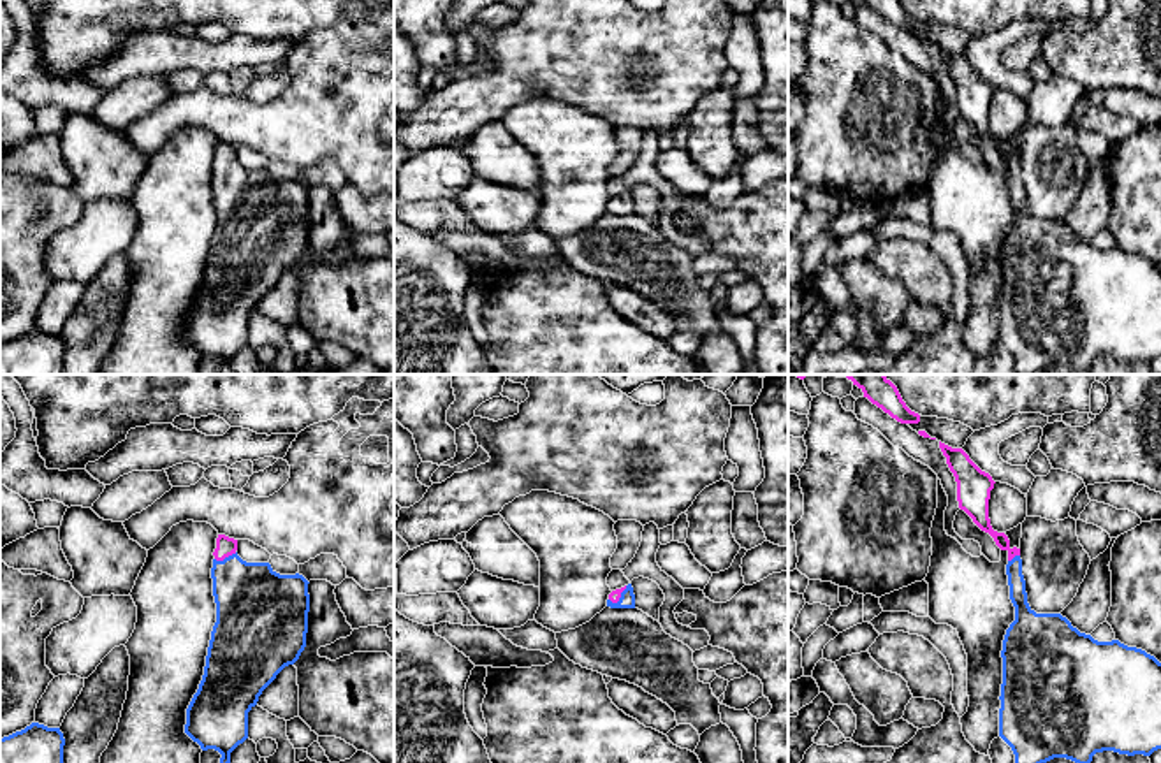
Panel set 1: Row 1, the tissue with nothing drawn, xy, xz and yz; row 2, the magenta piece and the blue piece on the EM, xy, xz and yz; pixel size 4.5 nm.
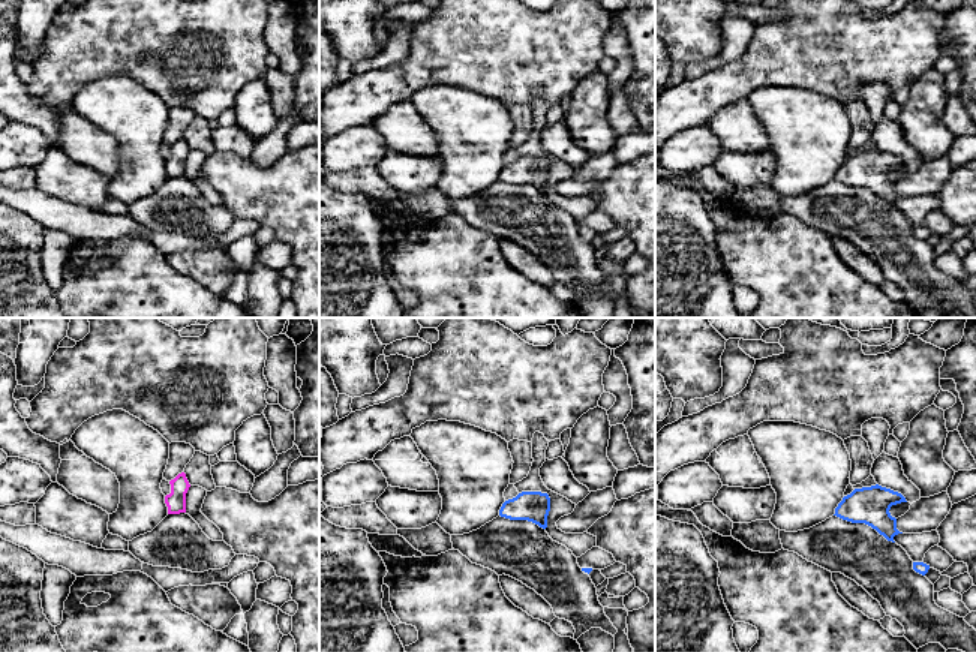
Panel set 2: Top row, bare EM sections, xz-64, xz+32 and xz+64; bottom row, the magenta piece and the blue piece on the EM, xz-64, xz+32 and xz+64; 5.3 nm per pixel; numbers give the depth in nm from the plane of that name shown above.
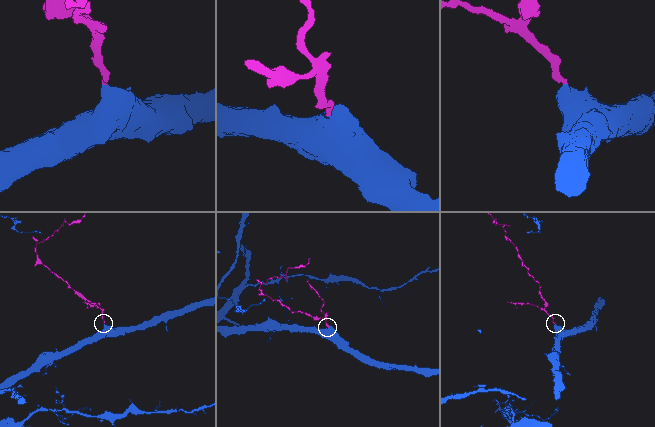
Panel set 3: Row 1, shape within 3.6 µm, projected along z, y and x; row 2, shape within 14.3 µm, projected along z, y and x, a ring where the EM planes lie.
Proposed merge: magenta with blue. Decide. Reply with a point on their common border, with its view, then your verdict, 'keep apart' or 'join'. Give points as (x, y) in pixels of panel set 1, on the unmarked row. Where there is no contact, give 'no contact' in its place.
meets magenta in xy at (226, 162); join

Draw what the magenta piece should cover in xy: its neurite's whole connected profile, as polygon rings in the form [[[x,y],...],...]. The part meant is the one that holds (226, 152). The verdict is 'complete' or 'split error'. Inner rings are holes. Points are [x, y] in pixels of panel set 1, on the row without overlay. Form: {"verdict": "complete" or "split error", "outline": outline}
{"verdict": "split error", "outline": [[[218,141],[211,174],[216,229],[204,281],[186,315],[185,331],[185,339],[202,357],[215,355],[222,360],[220,374],[230,371],[230,359],[248,345],[248,318],[262,297],[304,257],[310,218],[310,188],[303,181],[280,181],[269,169],[243,167],[236,156],[237,146]]]}

